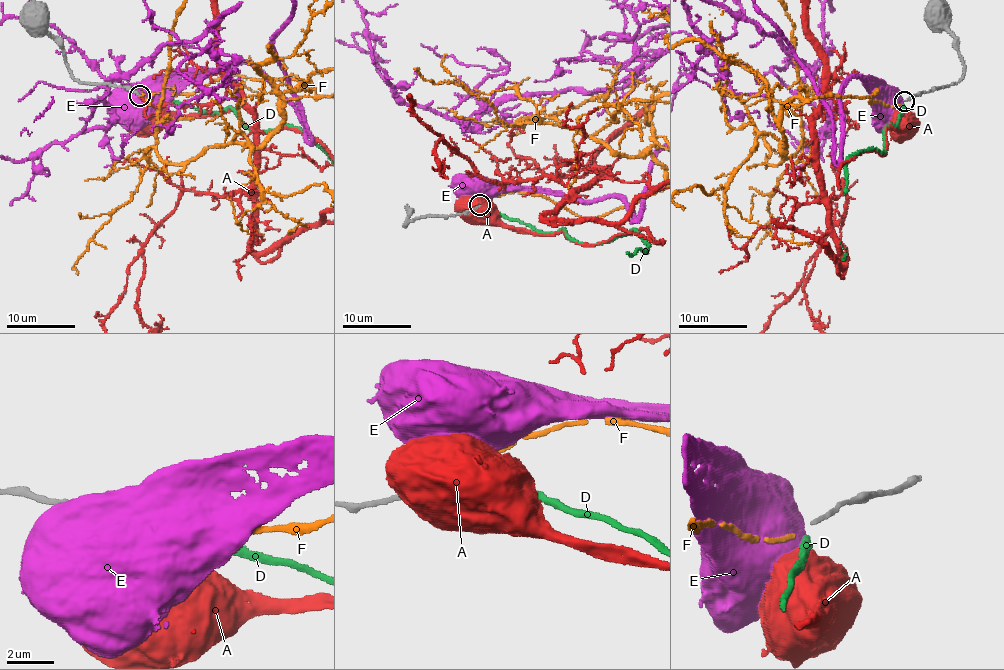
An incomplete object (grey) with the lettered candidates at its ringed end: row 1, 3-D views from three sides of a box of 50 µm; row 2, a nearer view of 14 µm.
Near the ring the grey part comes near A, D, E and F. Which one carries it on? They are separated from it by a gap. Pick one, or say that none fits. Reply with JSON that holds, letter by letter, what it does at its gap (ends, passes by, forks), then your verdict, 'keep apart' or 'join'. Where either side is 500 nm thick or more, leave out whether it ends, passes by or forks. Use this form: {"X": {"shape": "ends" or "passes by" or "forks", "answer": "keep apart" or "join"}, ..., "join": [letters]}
{"A": {"answer": "keep apart"}, "D": {"shape": "ends", "answer": "keep apart"}, "E": {"answer": "keep apart"}, "F": {"shape": "ends", "answer": "join"}, "join": ["F"]}

